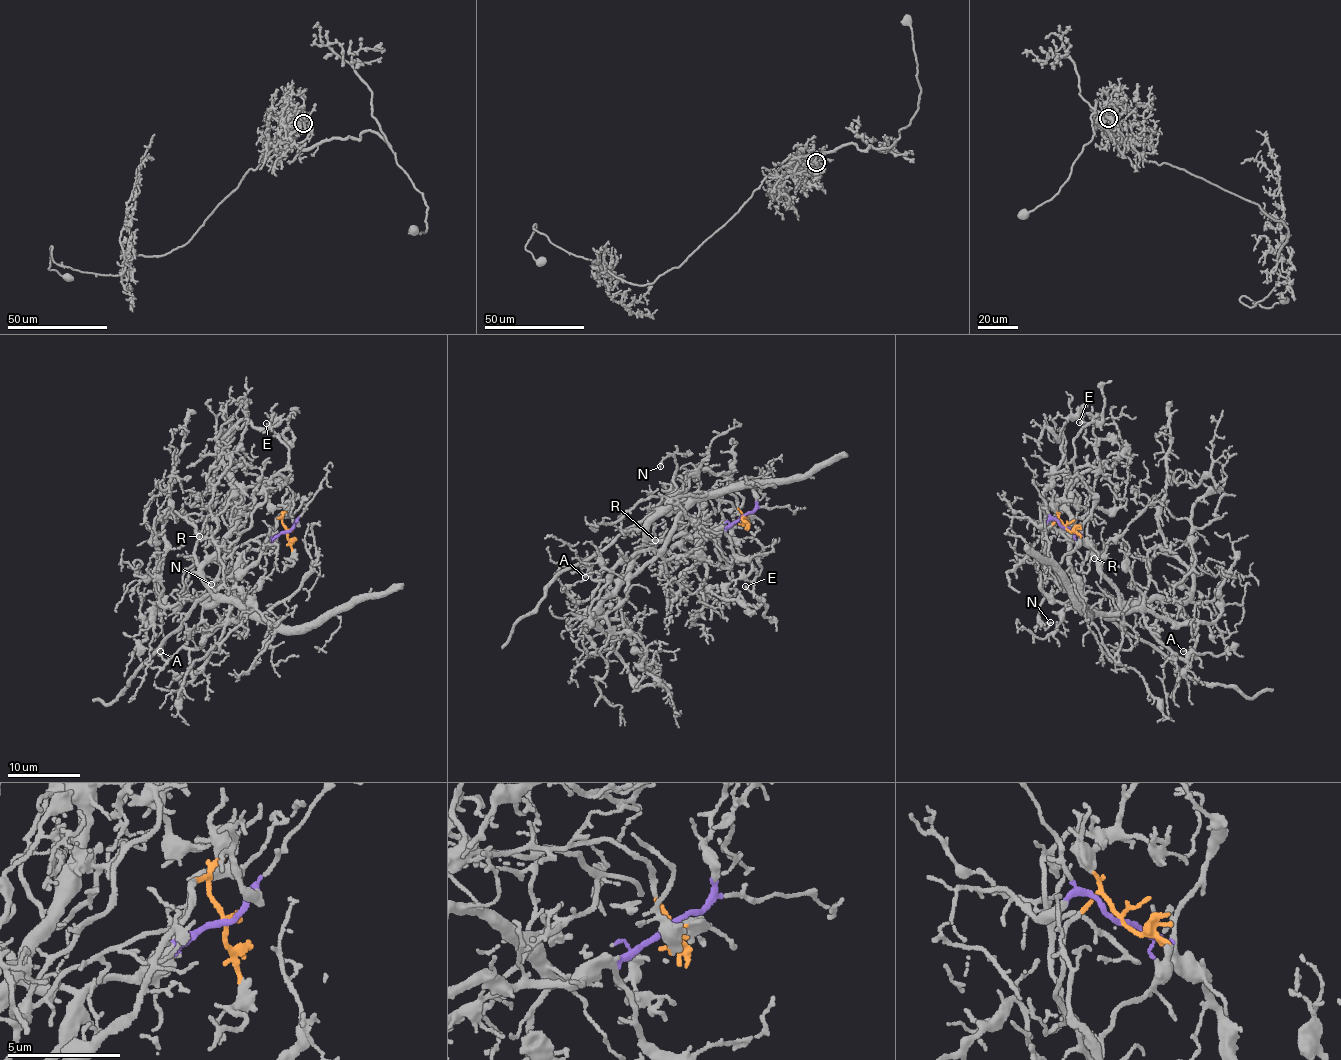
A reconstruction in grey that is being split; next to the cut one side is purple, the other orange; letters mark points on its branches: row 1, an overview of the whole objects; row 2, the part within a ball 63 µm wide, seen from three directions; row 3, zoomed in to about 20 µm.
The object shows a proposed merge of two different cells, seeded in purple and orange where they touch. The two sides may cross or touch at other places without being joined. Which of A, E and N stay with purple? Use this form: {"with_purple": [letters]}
{"with_purple": ["A"]}

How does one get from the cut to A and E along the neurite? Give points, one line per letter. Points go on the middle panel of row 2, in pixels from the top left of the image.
A: (742, 515), (709, 535), (685, 531), (647, 543), (624, 574), (572, 601), (572, 585), (585, 577)
E: (743, 516), (726, 489), (688, 492), (731, 503), (736, 549), (762, 569), (751, 591), (745, 585)

